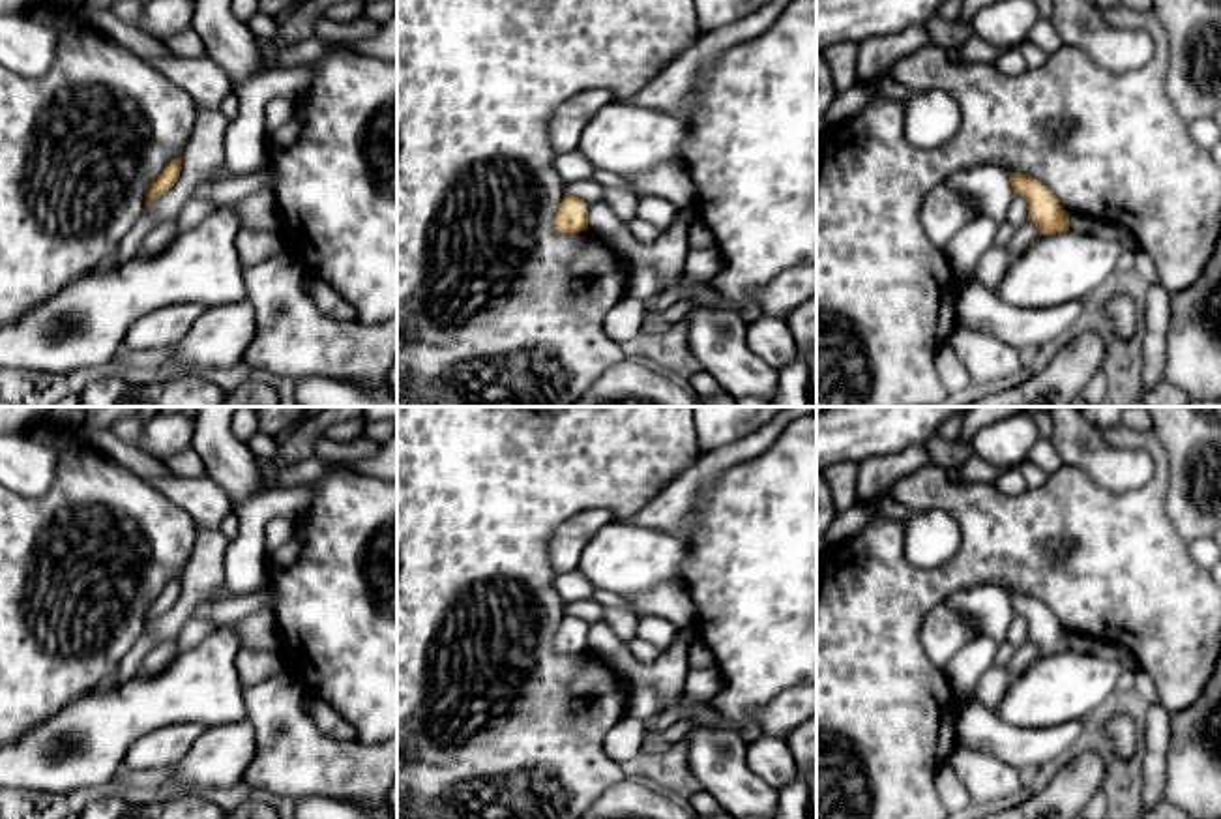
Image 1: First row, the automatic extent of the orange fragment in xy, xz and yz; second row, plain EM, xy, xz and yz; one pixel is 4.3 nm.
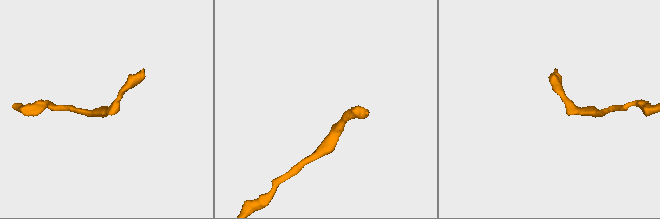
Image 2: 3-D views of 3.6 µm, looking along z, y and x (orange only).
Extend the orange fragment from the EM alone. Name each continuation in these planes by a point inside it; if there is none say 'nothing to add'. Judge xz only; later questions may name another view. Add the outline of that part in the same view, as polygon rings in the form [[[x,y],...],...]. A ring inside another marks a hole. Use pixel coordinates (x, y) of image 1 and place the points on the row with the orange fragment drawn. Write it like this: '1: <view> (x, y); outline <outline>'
nothing to add

